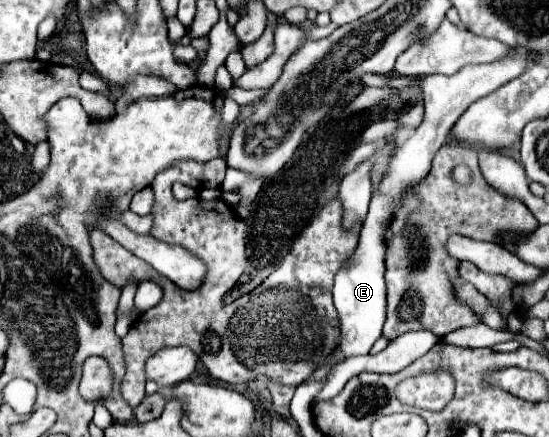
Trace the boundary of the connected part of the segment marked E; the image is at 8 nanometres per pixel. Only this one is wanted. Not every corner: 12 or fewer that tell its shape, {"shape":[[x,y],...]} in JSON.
{"shape":[[525,59],[427,75],[423,123],[399,143],[333,287],[341,351],[386,320],[385,227],[459,115]]}

